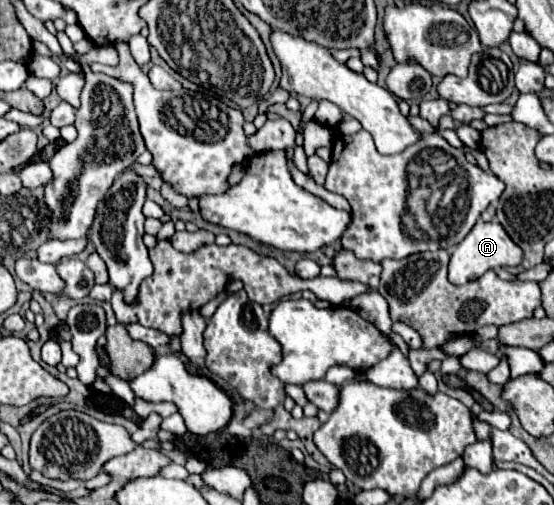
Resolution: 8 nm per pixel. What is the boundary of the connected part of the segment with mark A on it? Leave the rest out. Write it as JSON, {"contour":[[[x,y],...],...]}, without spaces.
{"contour":[[[478,220],[470,234],[456,246],[450,258],[448,278],[452,284],[466,284],[470,280],[480,278],[486,270],[492,268],[506,268],[506,266],[518,266],[522,262],[522,248],[512,242],[512,238],[506,234],[500,222],[484,222]]]}

